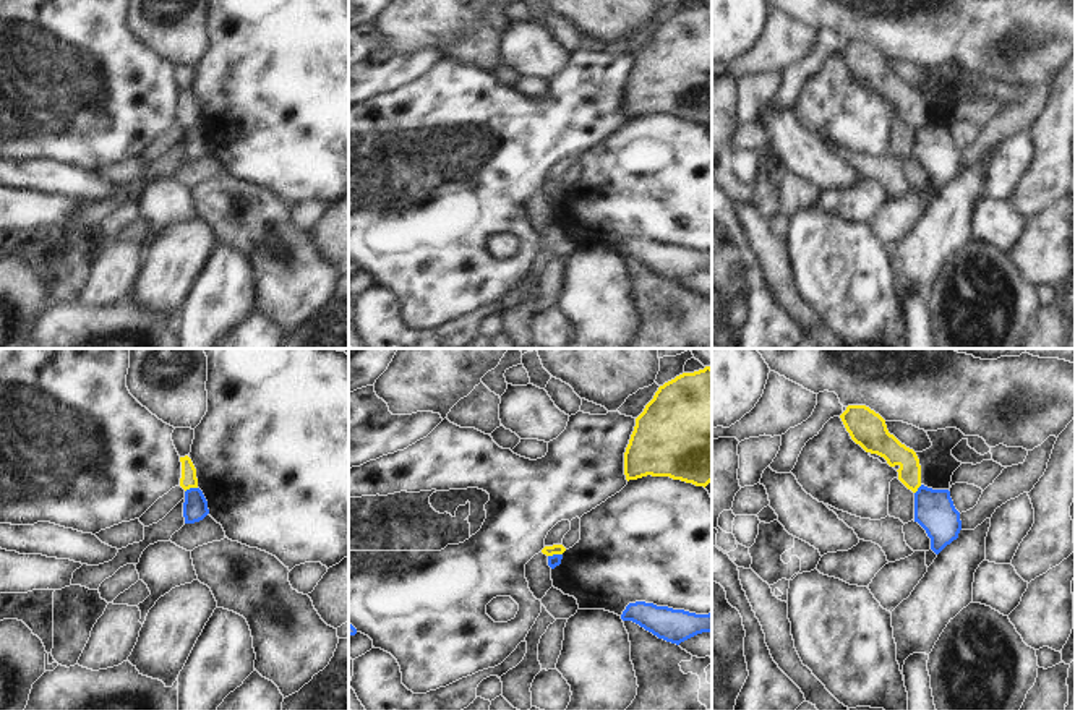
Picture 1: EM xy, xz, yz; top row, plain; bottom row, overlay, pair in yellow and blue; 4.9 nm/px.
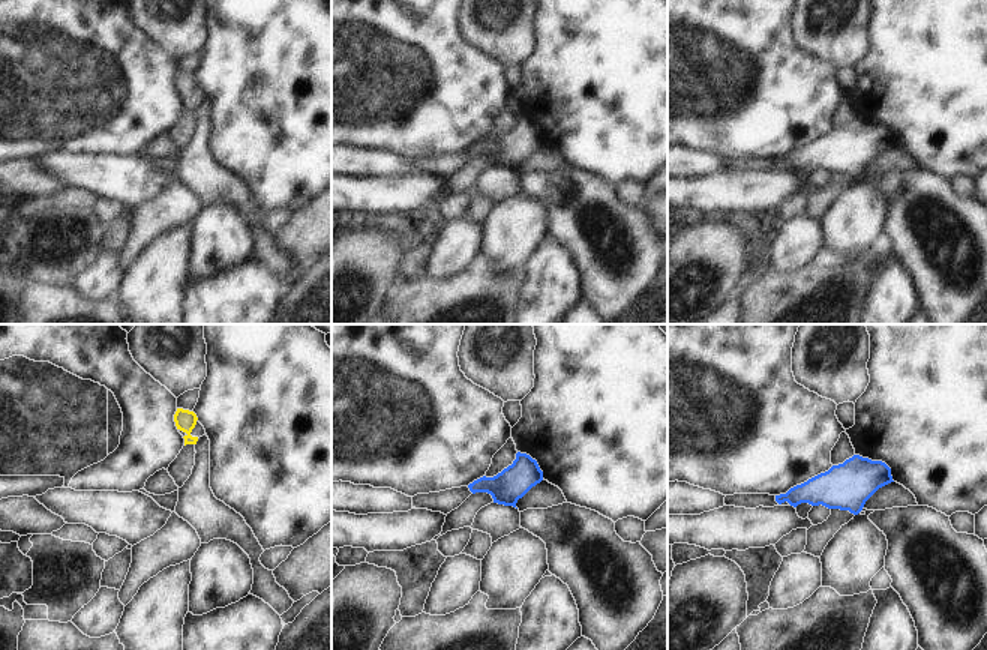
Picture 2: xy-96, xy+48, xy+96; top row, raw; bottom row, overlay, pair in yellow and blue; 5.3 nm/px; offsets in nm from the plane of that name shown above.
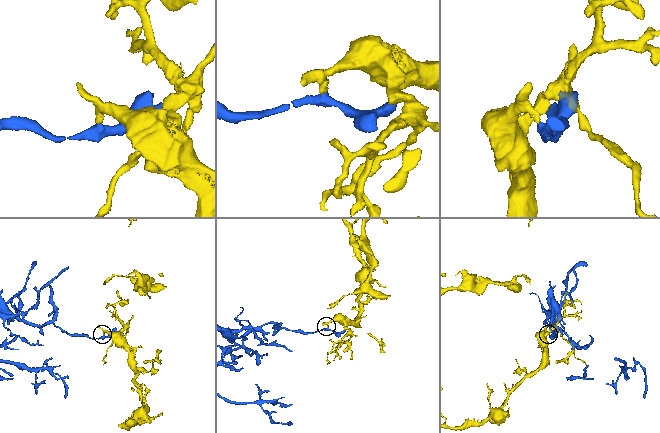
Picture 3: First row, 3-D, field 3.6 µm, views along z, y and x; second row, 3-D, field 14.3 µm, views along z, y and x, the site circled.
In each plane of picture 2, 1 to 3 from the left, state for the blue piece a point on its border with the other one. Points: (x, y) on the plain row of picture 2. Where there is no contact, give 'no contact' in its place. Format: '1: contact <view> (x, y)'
1: no contact
2: no contact
3: no contact

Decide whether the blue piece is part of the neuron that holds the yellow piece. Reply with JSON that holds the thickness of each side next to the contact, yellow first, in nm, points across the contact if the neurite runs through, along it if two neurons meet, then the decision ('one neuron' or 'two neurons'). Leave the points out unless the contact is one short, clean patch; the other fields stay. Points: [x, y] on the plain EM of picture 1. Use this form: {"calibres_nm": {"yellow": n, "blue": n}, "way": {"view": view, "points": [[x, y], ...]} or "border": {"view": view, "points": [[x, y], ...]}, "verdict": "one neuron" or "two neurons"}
{"calibres_nm": {"yellow": 50, "blue": 60}, "border": {"view": "xz", "points": [[561, 190], [548, 193]]}, "verdict": "two neurons"}

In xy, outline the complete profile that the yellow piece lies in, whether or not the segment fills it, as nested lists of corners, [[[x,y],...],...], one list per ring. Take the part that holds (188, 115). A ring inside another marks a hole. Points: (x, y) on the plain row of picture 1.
[[[188,92],[180,94],[182,99],[182,115],[180,123],[186,128],[190,125],[198,125],[196,105]]]

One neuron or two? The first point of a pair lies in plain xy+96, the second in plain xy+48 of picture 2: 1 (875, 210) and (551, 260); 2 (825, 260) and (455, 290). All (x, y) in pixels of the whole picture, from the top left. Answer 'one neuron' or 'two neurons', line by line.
1: two neurons
2: one neuron

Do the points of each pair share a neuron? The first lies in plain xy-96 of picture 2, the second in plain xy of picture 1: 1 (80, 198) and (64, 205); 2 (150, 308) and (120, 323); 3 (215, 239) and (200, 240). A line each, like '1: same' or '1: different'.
1: different
2: different
3: different

